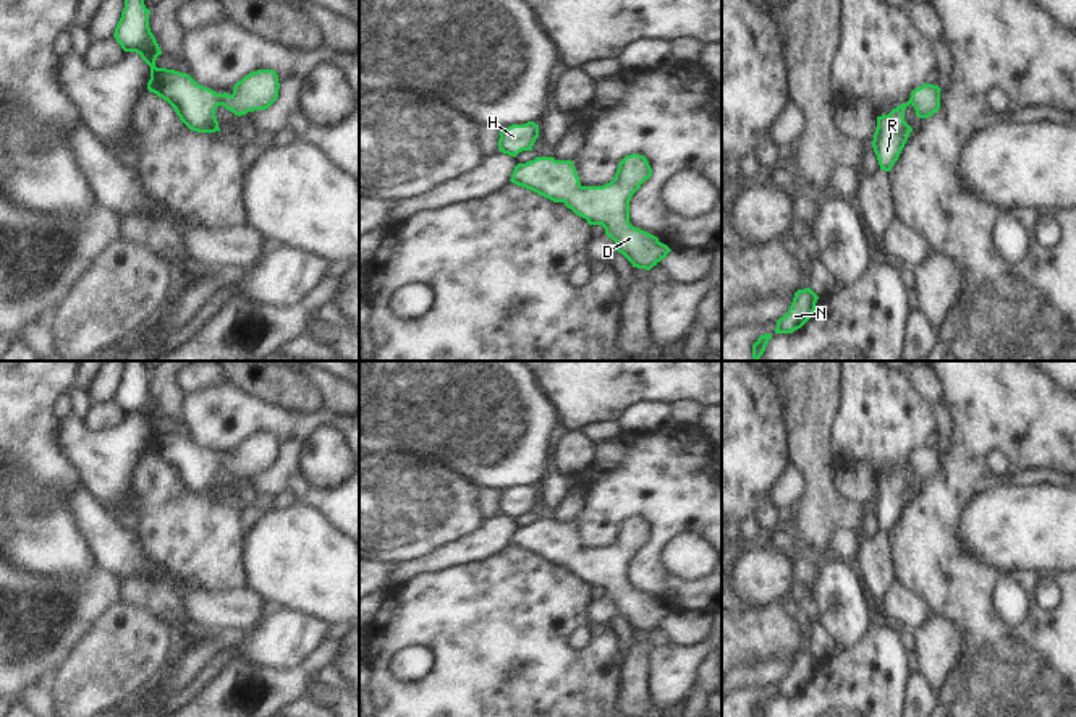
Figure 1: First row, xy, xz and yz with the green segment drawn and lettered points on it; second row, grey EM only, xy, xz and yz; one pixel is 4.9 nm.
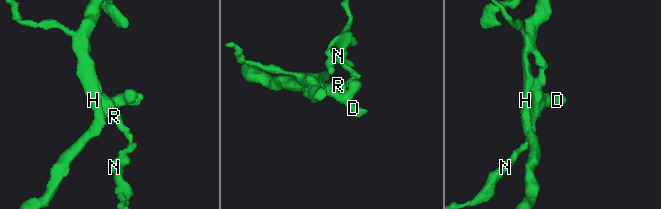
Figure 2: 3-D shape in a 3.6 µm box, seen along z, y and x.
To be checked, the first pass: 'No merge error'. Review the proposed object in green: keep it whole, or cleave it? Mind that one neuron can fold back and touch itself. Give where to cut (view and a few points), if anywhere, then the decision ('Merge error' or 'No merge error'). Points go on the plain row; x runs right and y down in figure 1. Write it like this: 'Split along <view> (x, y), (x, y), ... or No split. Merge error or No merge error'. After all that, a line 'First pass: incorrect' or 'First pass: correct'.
No split. No merge error
First pass: correct

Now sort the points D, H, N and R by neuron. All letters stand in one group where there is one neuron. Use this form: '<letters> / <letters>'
D H N R

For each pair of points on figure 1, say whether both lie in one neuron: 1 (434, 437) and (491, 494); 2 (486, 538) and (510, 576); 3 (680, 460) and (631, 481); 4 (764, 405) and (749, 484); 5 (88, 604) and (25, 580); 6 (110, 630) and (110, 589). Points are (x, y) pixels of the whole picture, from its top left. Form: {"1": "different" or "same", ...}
{"1": "different", "2": "different", "3": "same", "4": "same", "5": "same", "6": "different"}

